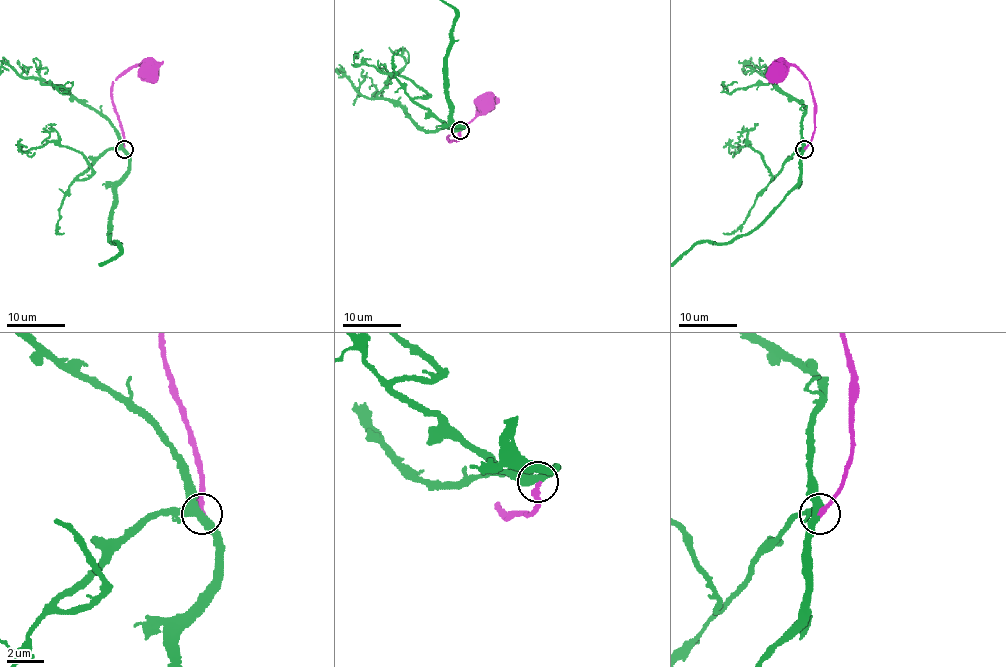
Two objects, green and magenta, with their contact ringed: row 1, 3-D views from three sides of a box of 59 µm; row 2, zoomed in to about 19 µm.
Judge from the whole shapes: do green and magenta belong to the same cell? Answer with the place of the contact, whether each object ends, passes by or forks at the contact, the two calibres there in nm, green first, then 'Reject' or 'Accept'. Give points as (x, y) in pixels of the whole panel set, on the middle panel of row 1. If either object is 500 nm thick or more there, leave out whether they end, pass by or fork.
Place: (460, 130). At the ring green forks. At the ring magenta ends. Thickness 320 nm (green) against 280 nm. Accept

